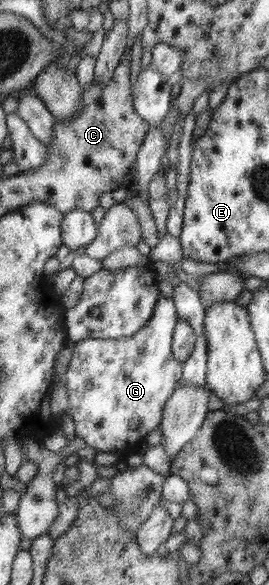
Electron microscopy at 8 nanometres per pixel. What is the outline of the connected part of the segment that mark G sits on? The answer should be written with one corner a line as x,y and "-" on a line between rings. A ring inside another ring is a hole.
162,293
151,320
131,337
118,340
86,339
72,346
68,369
63,375
69,400
66,412
74,418
75,434
85,441
88,452
97,448
100,452
118,453
125,459
138,454
146,435
159,428
166,402
172,397
184,372
184,364
173,354
173,333
178,320
180,316
173,297

